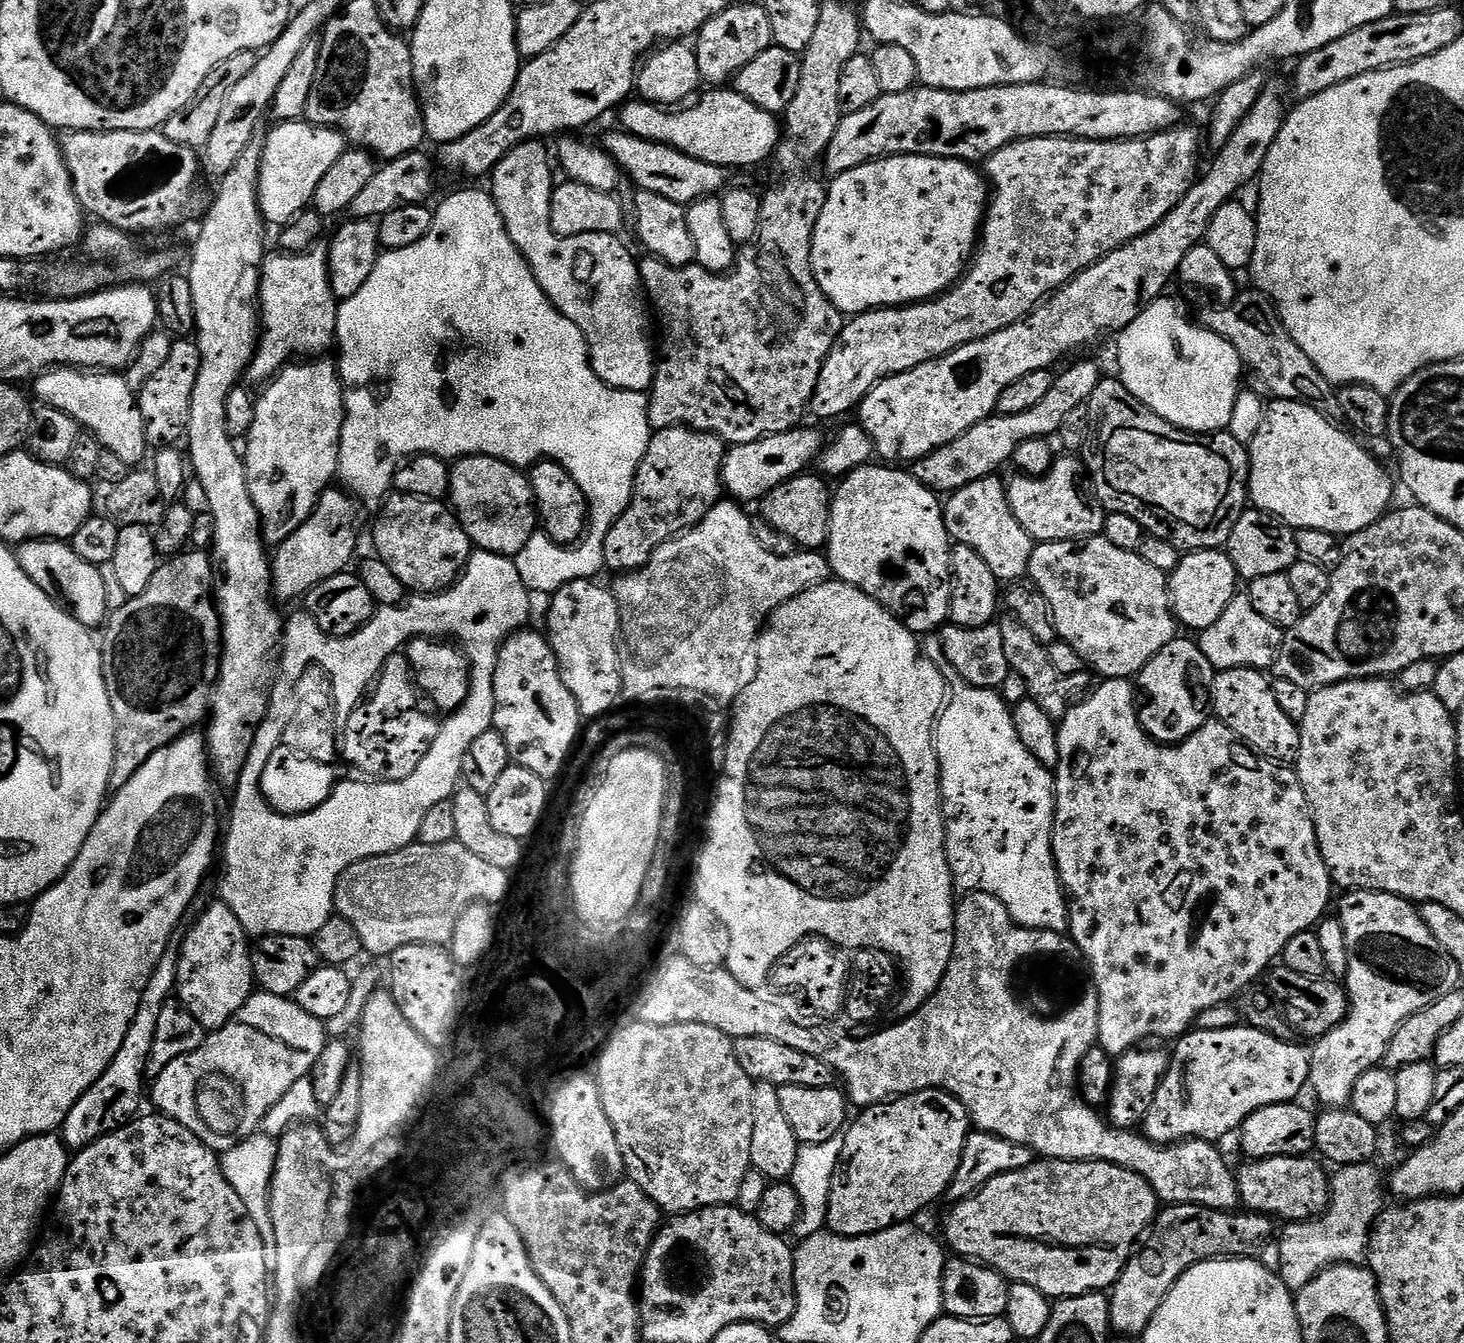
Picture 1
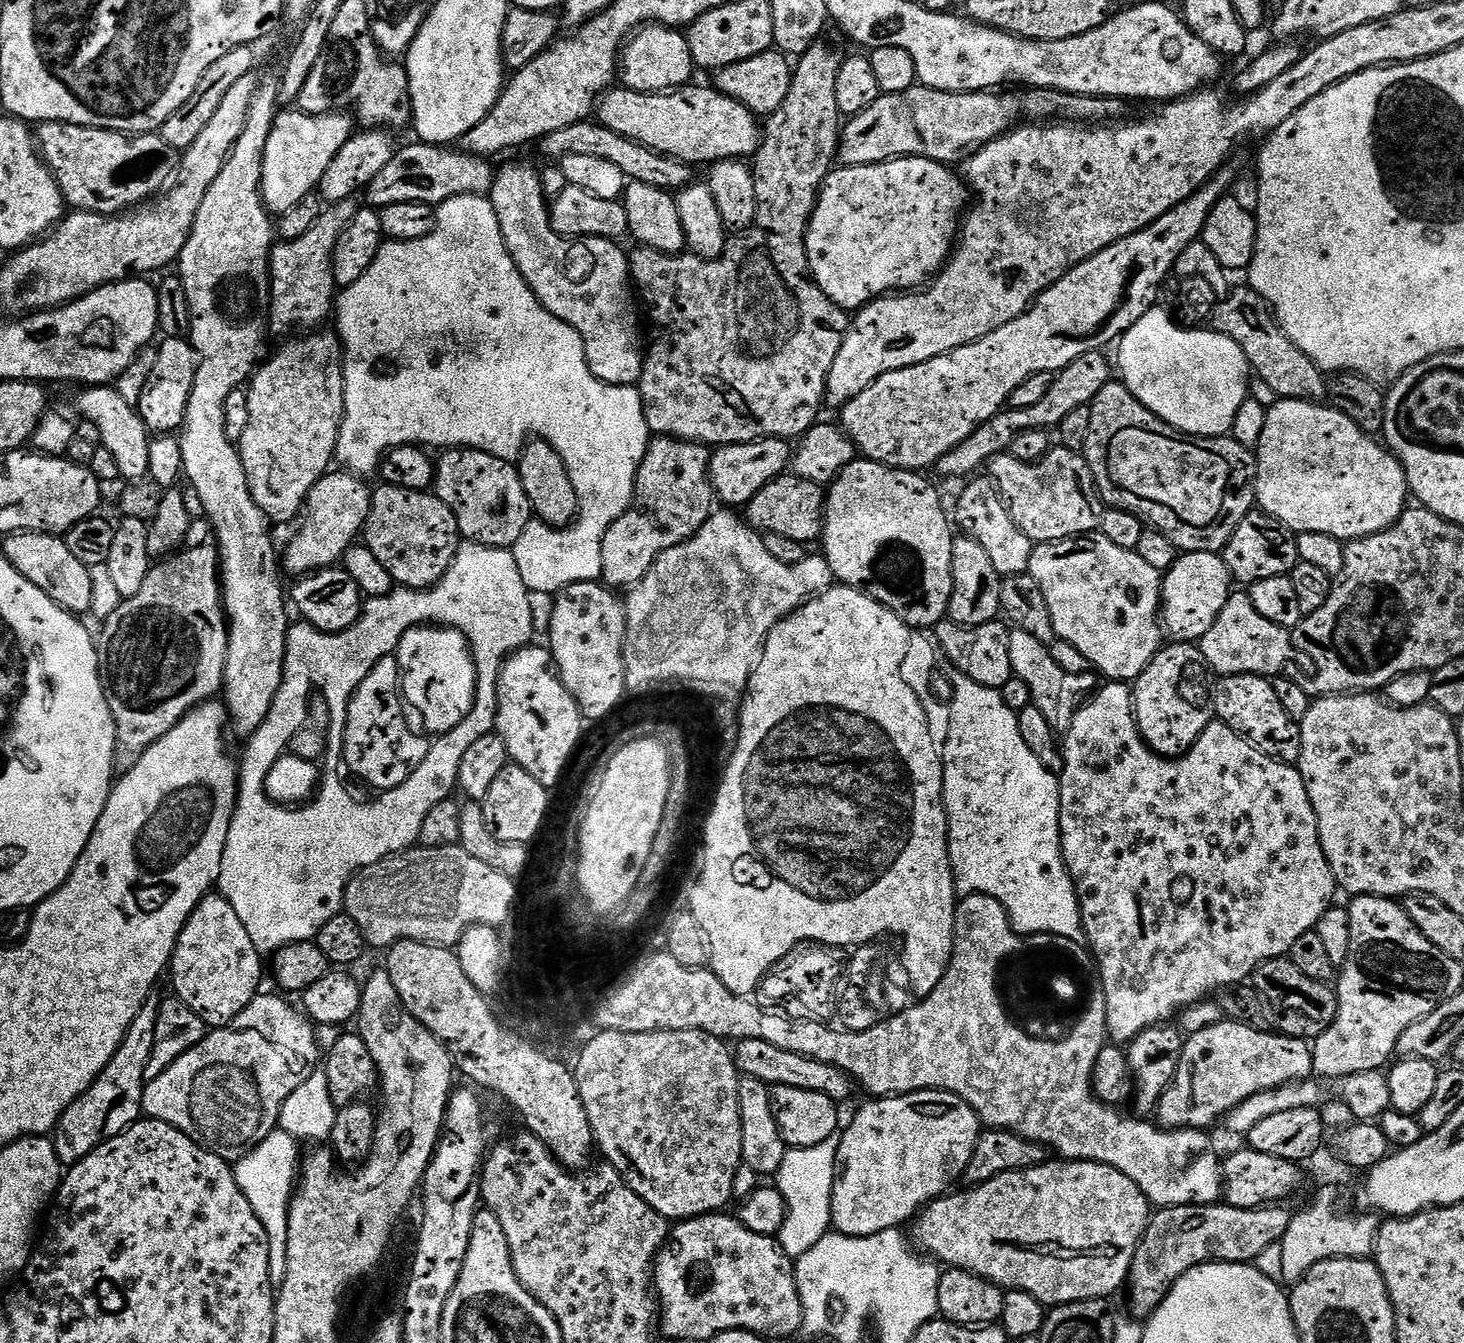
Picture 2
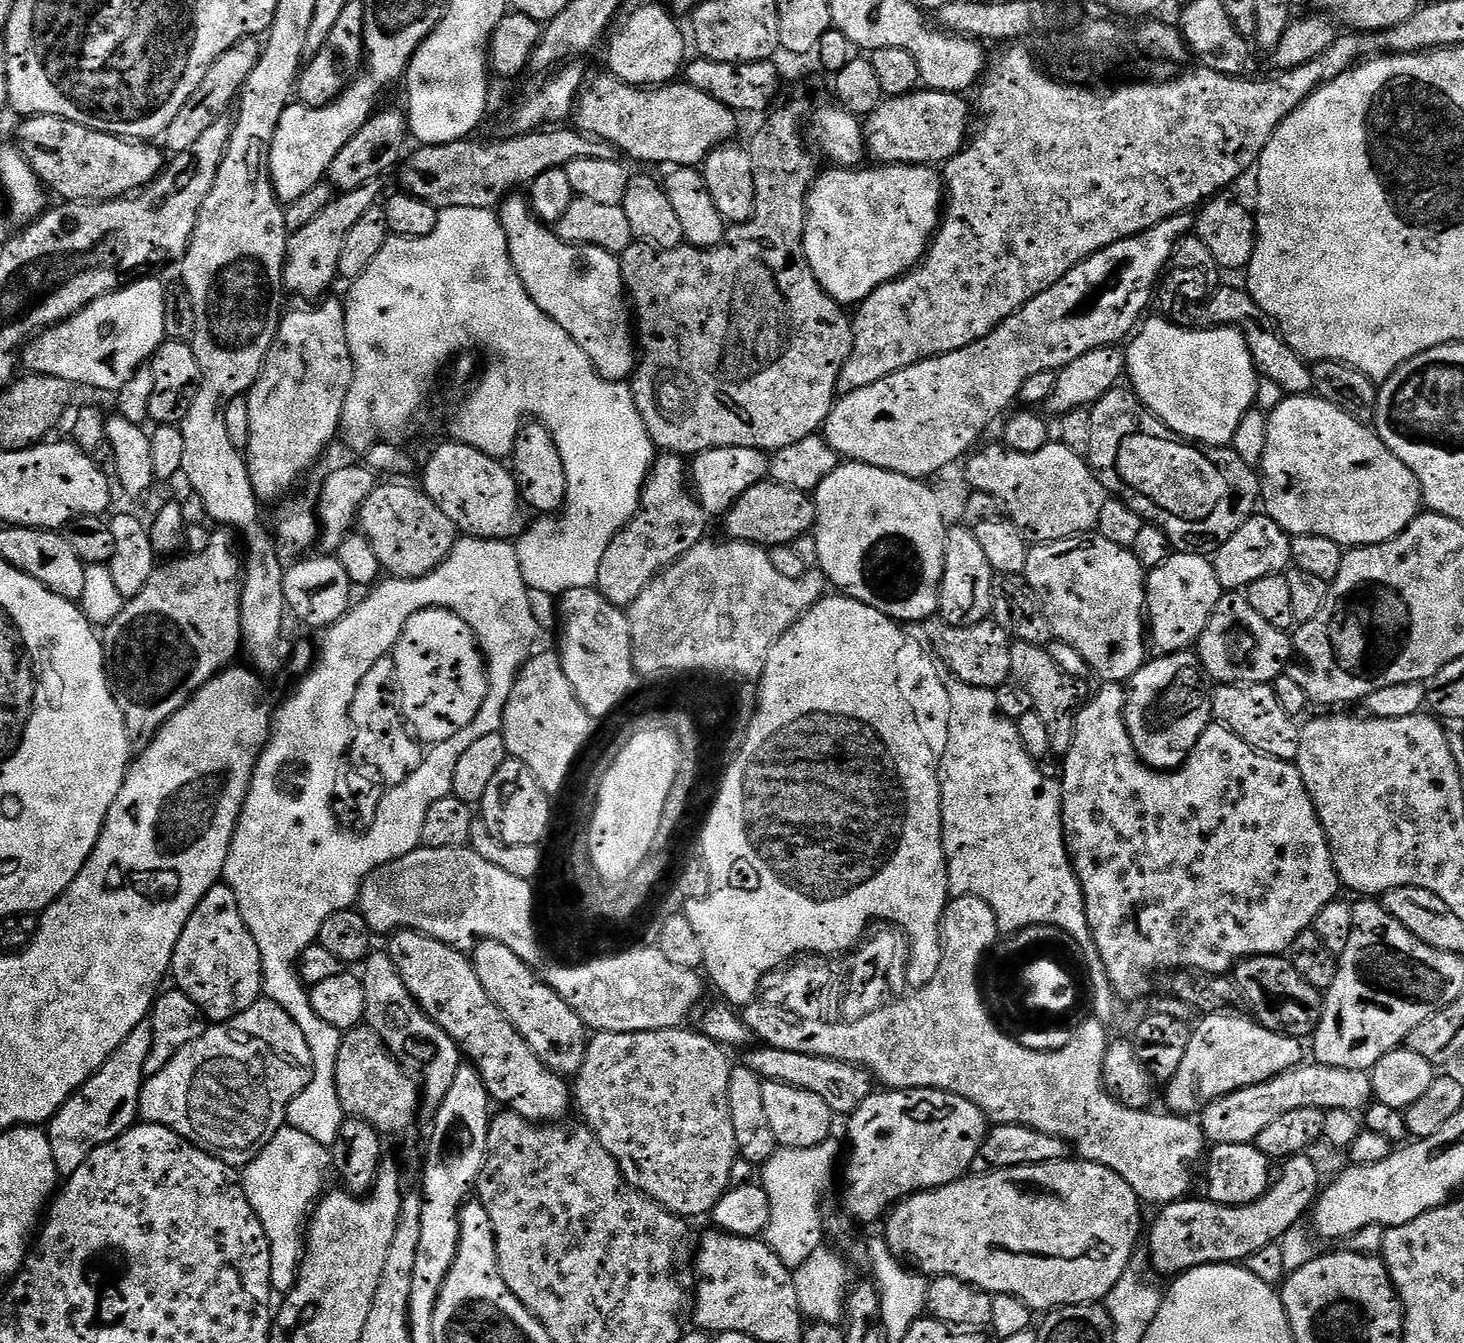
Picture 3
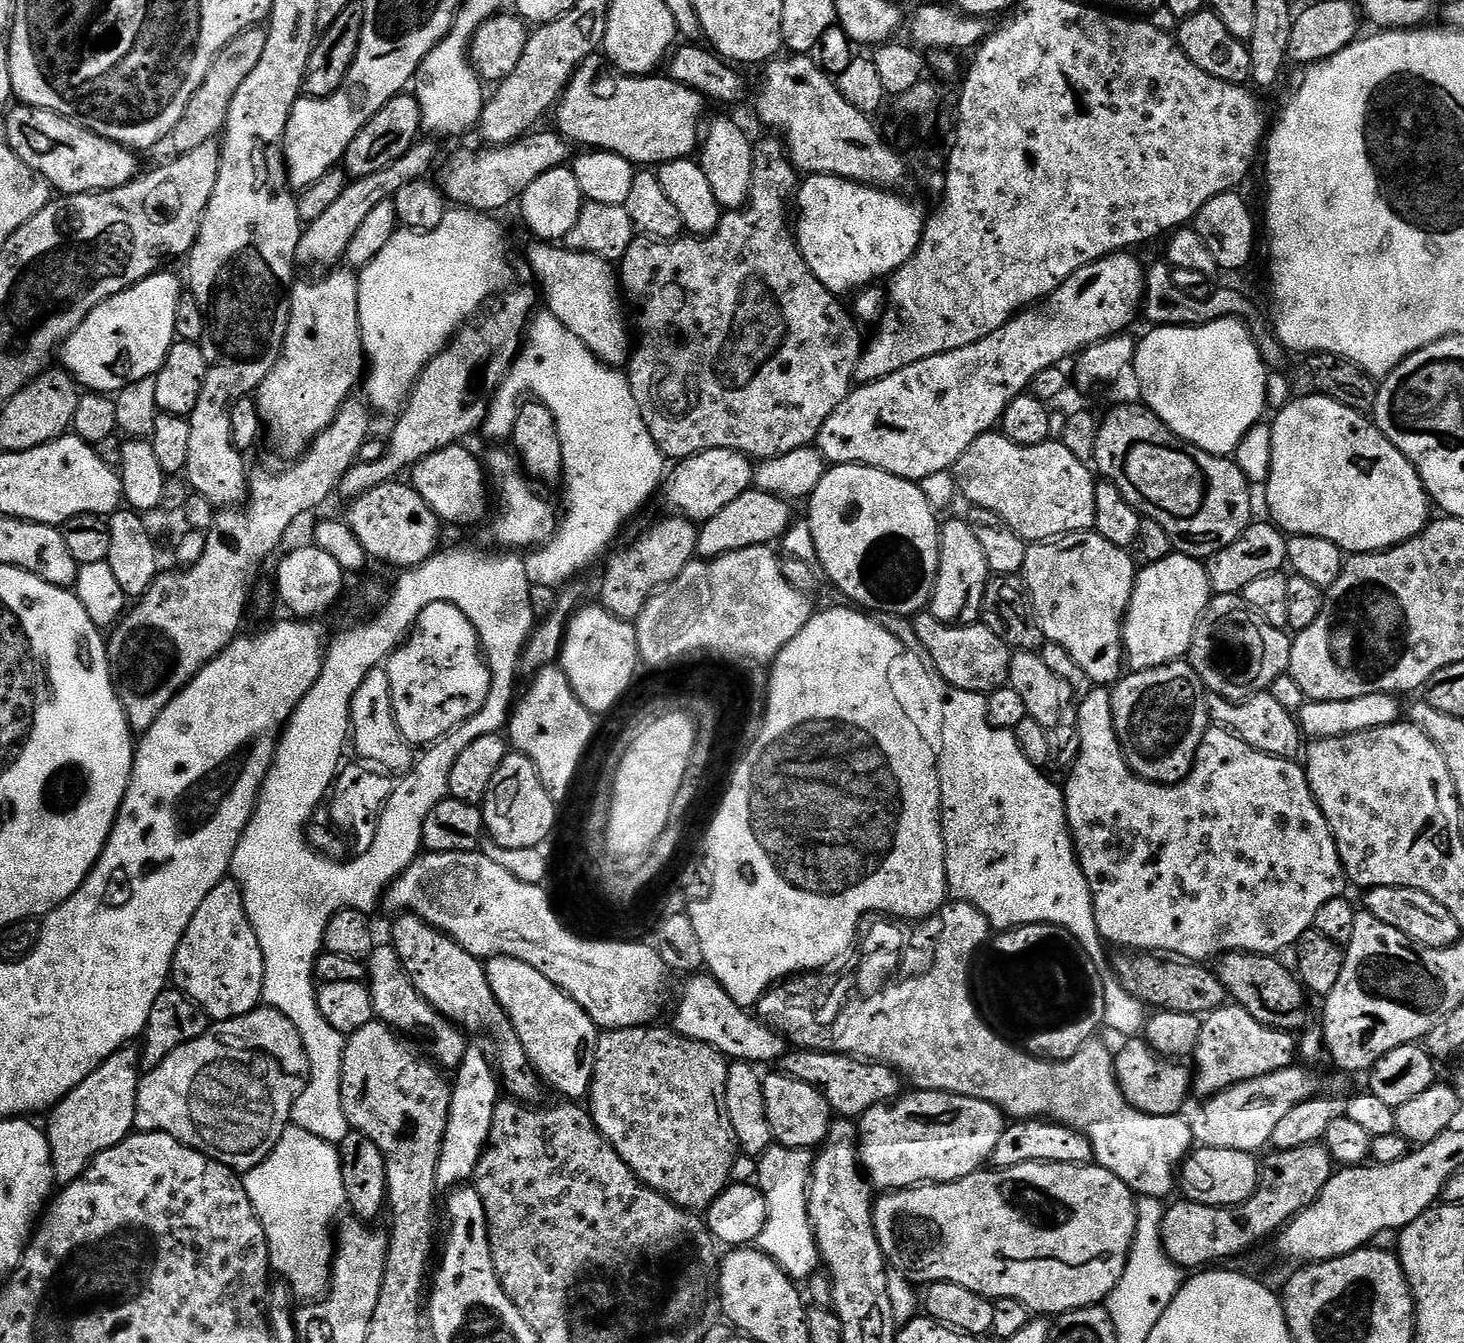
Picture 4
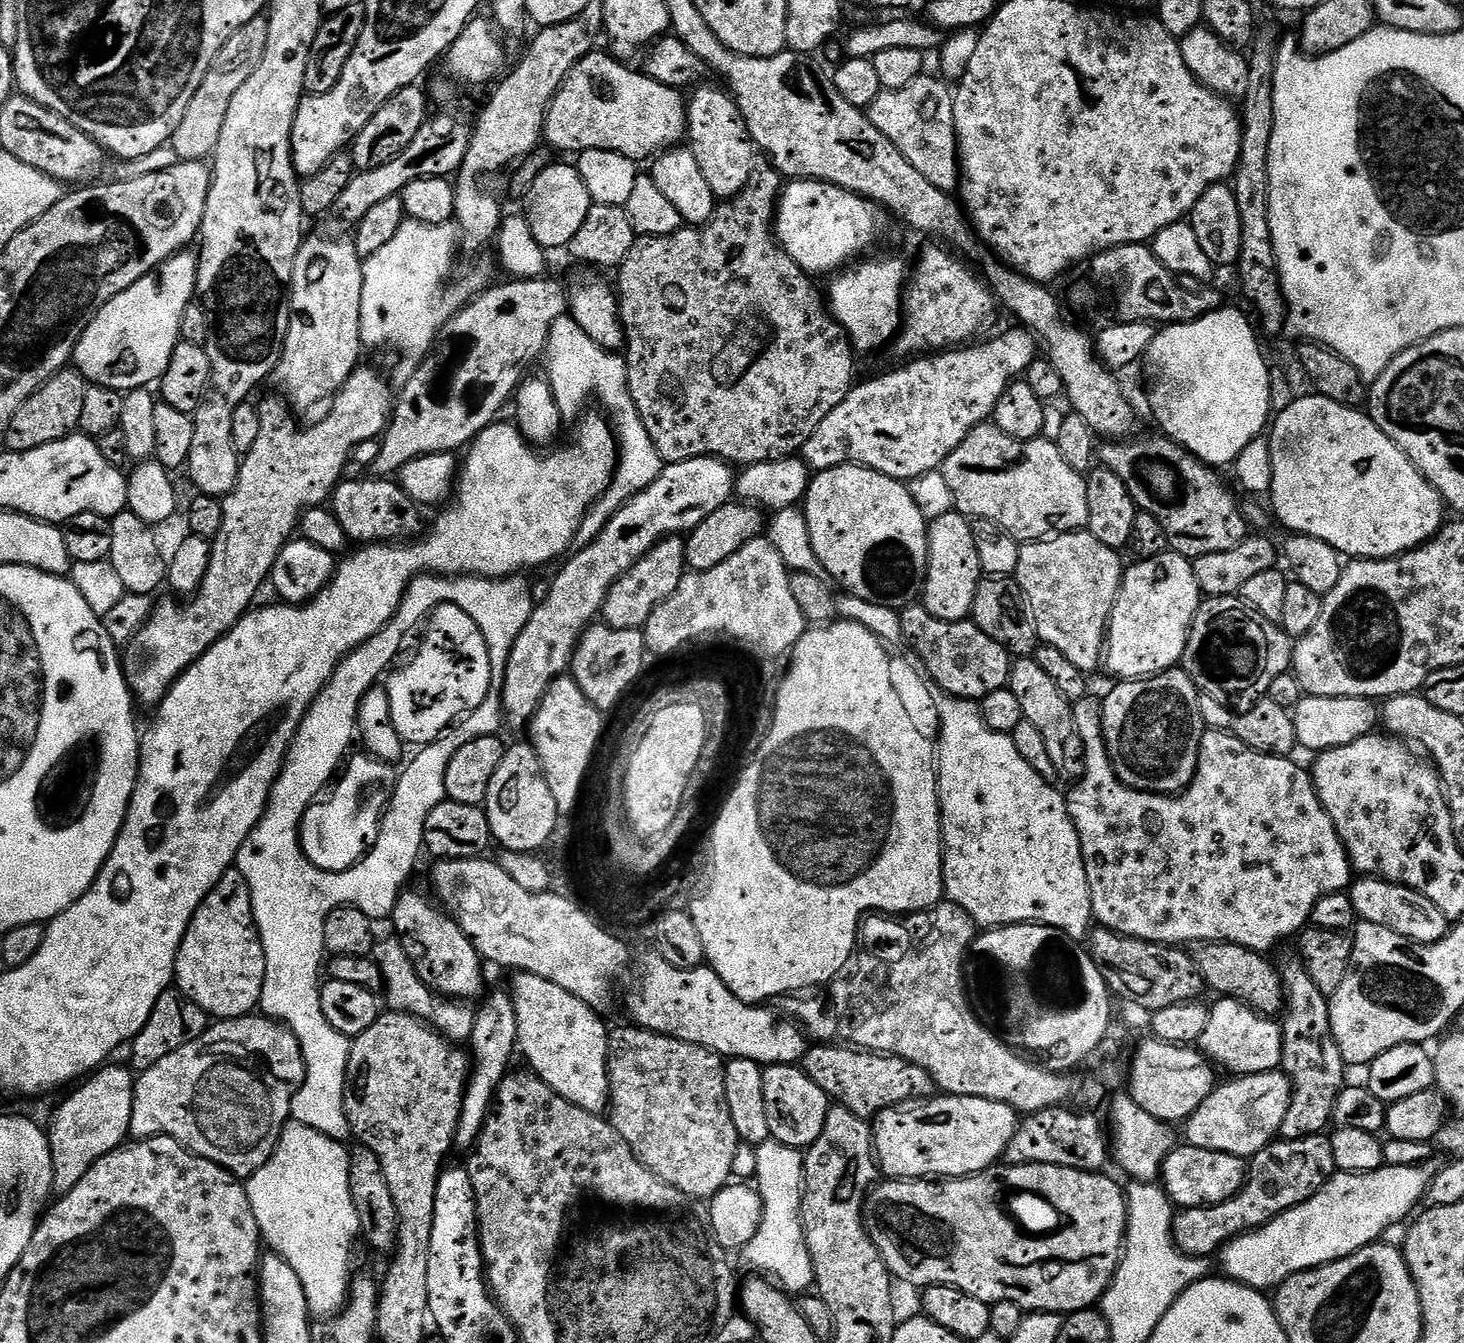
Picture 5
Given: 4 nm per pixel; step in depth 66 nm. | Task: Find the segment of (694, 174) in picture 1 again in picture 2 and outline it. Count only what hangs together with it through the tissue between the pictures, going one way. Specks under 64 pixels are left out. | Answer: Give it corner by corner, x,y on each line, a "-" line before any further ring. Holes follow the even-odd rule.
595,119
579,120
574,126
565,126
562,130
554,130
554,134
544,137
539,141
538,149
544,156
549,156
549,161
559,162
568,156
579,154
589,158
602,158
602,162
614,162
618,170
629,181
637,180
646,182
646,186
658,186
669,190
687,188
693,183
693,169
681,160
672,160
669,156
661,156
659,152
650,150
630,138
622,138
622,134
614,134
606,125

